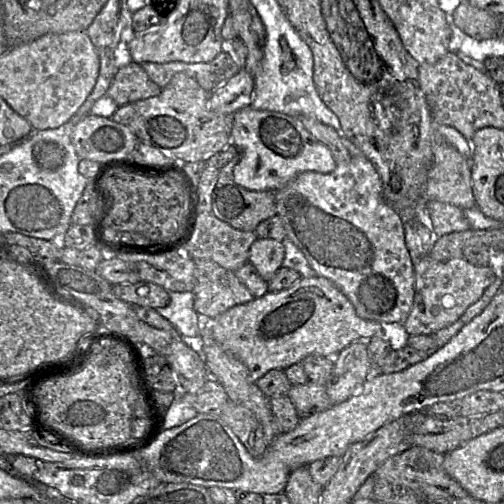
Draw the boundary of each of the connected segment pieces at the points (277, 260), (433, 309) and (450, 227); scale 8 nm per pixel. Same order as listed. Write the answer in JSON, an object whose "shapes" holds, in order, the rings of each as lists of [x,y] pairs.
{"shapes":[[[[258,238],[250,247],[248,262],[254,265],[265,281],[270,281],[282,267],[284,257],[285,247],[282,242]]],[[[427,255],[414,263],[415,284],[411,311],[403,326],[410,336],[433,335],[456,322],[469,306],[478,301],[497,275],[492,267],[476,266],[464,257],[438,262]]],[[[431,201],[427,204],[427,213],[437,238],[471,228],[464,210],[457,206],[440,201]]]]}

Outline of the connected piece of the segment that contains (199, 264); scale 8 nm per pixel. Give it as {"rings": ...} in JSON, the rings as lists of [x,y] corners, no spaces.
{"rings":[[[194,260],[194,263],[194,310],[204,321],[211,321],[233,306],[248,303],[255,298],[249,289],[239,281],[235,272],[210,260]]]}

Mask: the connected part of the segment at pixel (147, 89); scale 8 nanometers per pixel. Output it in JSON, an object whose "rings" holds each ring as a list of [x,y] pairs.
{"rings":[[[130,62],[120,67],[113,76],[107,96],[119,107],[139,100],[158,96],[162,91],[140,64]]]}

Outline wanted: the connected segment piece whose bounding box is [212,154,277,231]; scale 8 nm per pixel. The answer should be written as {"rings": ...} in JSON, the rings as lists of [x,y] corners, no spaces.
{"rings":[[[237,154],[219,170],[217,183],[212,193],[212,212],[220,220],[241,231],[255,231],[267,219],[277,215],[275,191],[251,191],[238,185],[233,176],[235,166],[240,162]]]}

